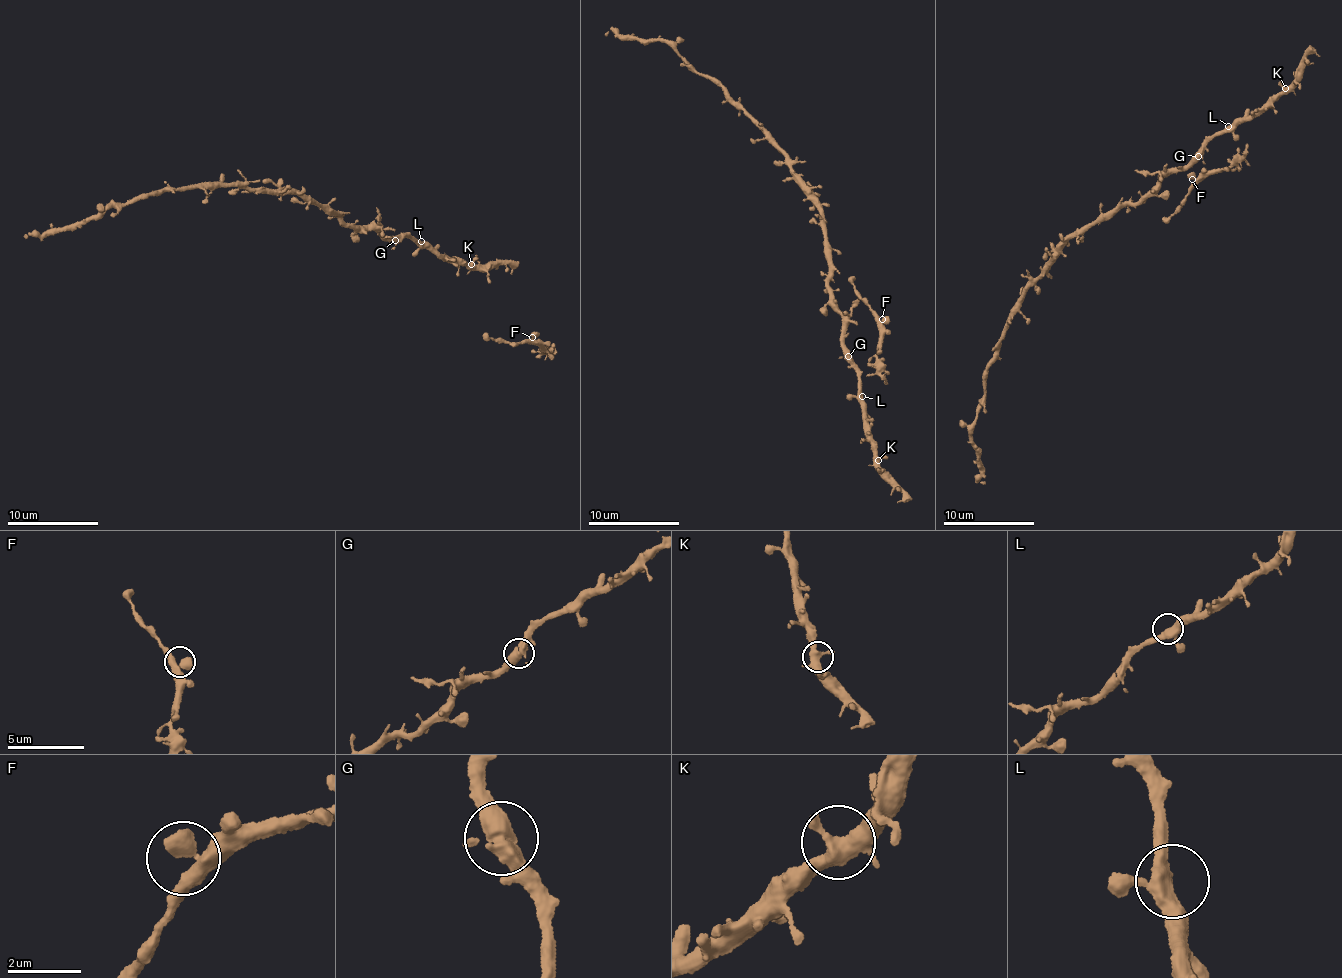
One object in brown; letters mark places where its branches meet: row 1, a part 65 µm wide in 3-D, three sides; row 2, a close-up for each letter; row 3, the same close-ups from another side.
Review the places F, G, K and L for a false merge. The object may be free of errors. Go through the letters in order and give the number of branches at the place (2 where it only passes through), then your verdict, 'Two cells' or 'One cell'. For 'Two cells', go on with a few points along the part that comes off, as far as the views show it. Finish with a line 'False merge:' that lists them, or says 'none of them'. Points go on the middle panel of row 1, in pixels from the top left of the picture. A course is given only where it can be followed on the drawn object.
F: Branches: 2. One cell
G: Branches: 2. One cell
K: Branches: 2. One cell
L: Branches: 3. One cell
False merge: none of them

